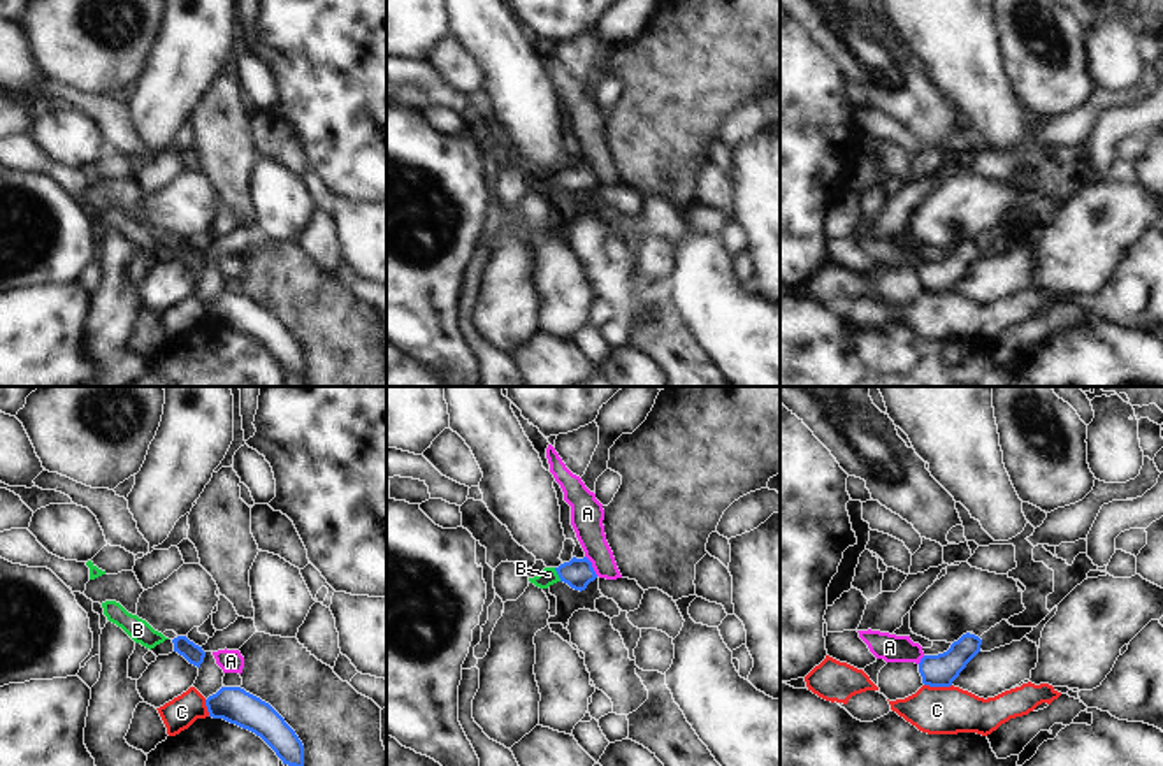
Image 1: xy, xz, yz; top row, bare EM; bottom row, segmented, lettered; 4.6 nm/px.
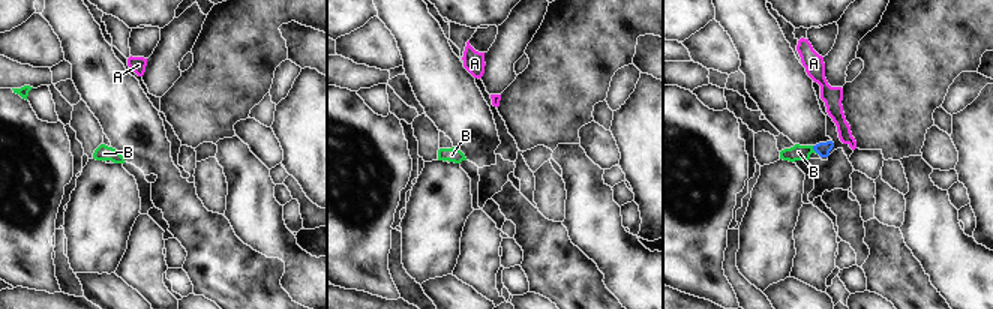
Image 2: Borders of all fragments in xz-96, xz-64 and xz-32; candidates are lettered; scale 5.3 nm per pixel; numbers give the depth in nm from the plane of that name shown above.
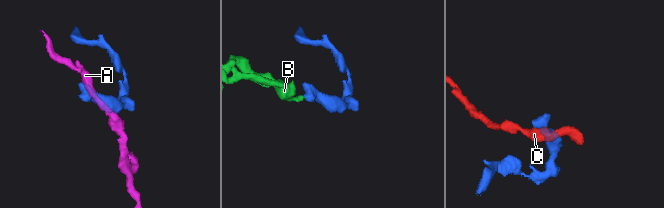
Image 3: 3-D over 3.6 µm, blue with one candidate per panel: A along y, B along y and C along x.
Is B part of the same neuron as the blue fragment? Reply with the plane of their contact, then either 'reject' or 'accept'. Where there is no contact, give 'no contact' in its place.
contact in xz; accept

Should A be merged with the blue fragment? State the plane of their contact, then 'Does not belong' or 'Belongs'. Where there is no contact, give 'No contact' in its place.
Touches blue in xz. Does not belong

